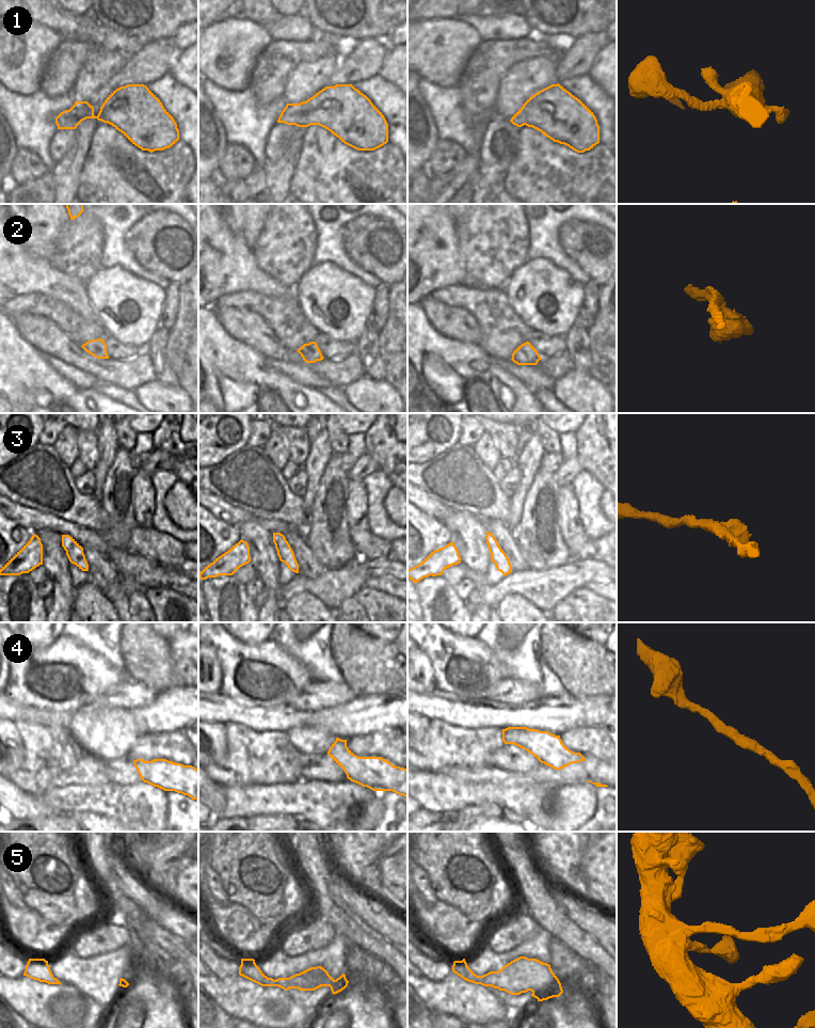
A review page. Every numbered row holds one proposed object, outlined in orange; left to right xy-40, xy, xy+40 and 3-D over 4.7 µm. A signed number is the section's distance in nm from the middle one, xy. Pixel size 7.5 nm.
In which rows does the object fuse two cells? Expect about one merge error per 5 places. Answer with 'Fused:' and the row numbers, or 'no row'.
Fused: no row

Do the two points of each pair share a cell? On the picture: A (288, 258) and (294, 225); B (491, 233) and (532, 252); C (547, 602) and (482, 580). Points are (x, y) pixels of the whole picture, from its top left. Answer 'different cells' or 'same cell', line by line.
A: same cell
B: different cells
C: different cells

